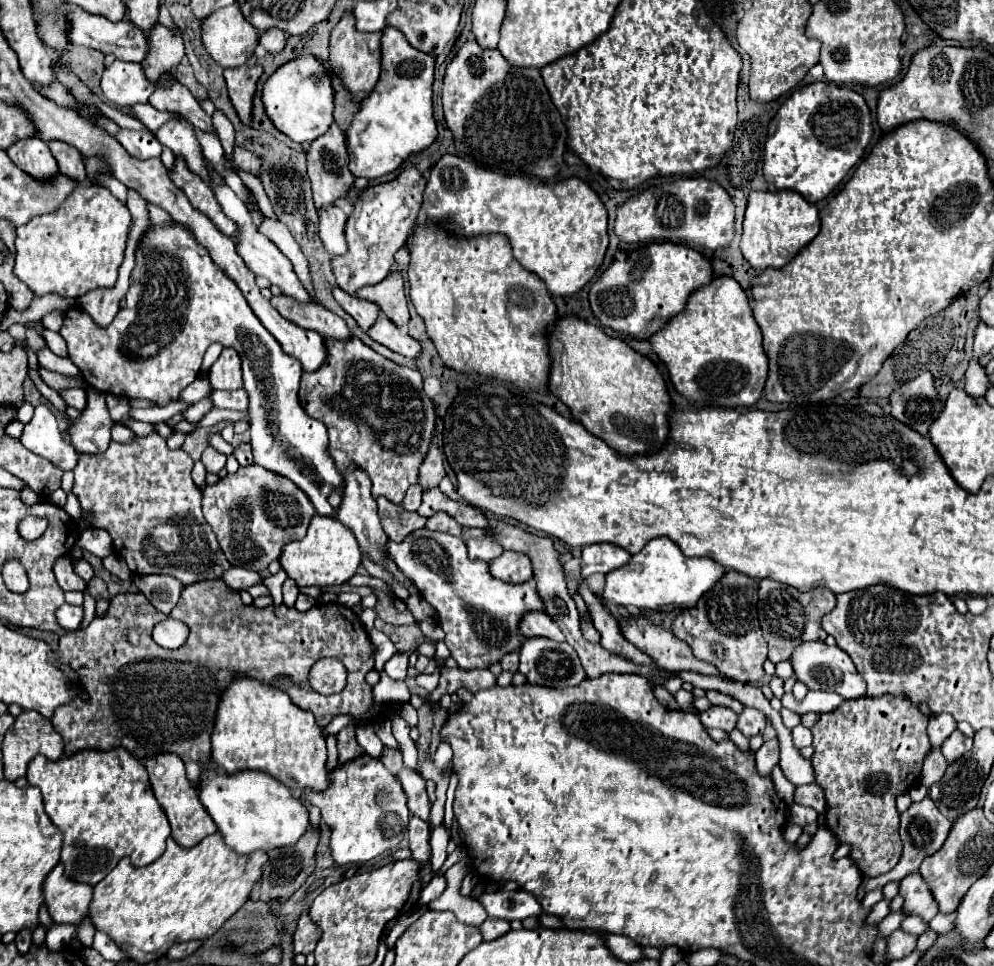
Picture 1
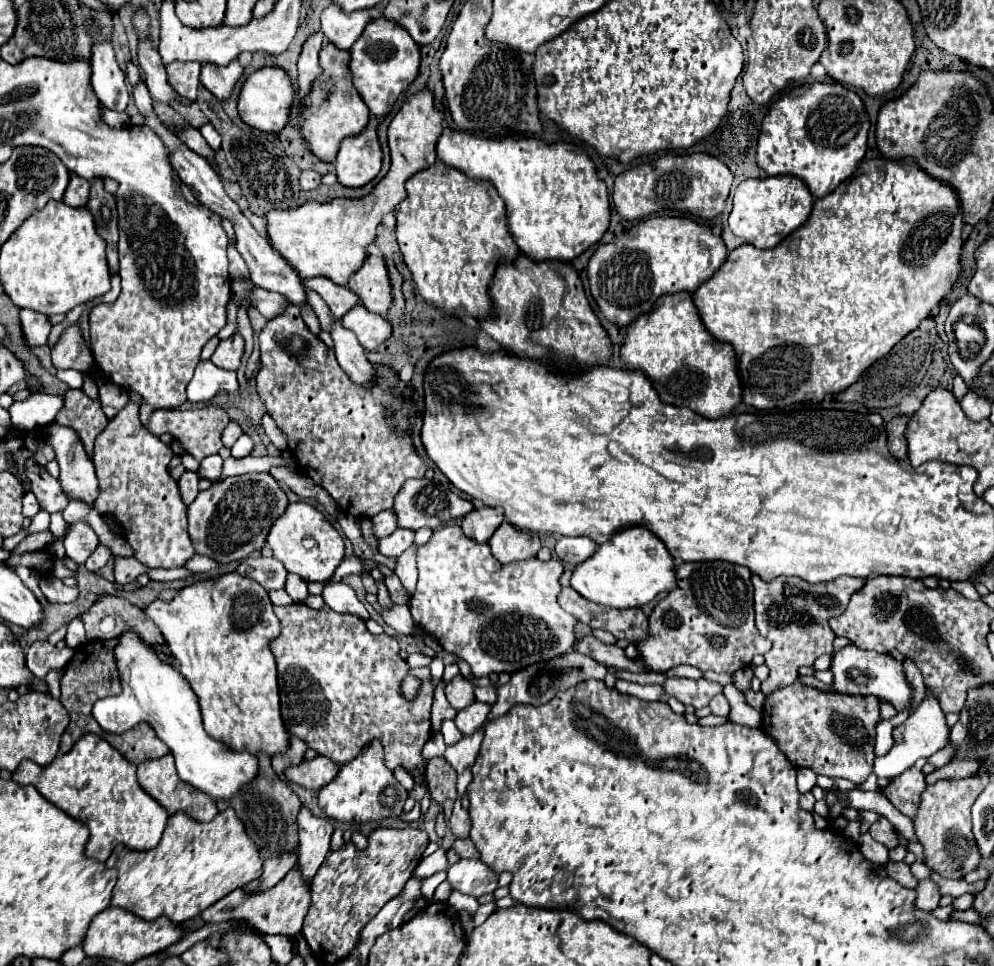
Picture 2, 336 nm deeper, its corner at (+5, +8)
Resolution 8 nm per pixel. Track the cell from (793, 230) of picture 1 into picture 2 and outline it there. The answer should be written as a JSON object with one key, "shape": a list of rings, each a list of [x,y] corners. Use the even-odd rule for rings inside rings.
{"shape":[[[784,175],[766,179],[746,179],[738,185],[734,193],[728,225],[736,237],[746,239],[758,249],[770,249],[776,247],[784,237],[788,237],[808,219],[812,201],[814,199],[808,191],[808,185],[800,177]]]}

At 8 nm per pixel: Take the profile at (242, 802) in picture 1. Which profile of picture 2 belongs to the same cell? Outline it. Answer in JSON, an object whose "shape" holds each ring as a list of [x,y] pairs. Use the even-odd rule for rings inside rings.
{"shape":[[[124,631],[120,637],[114,655],[118,661],[122,693],[94,703],[92,715],[98,725],[106,733],[118,735],[140,721],[150,723],[156,735],[170,747],[182,781],[206,793],[212,801],[230,801],[242,787],[246,787],[246,783],[252,783],[258,777],[258,759],[250,753],[230,751],[224,743],[212,739],[204,731],[198,699],[186,679],[172,665],[162,663],[136,633]]]}

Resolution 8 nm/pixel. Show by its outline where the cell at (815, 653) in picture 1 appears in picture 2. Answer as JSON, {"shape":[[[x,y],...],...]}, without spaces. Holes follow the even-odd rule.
{"shape":[[[852,643],[834,651],[830,671],[834,675],[832,681],[832,691],[836,693],[846,693],[846,695],[876,695],[886,701],[890,701],[896,711],[906,711],[910,705],[910,687],[906,685],[904,679],[904,669],[902,663],[896,661],[888,653],[876,653],[876,651],[864,651],[854,647]]]}

